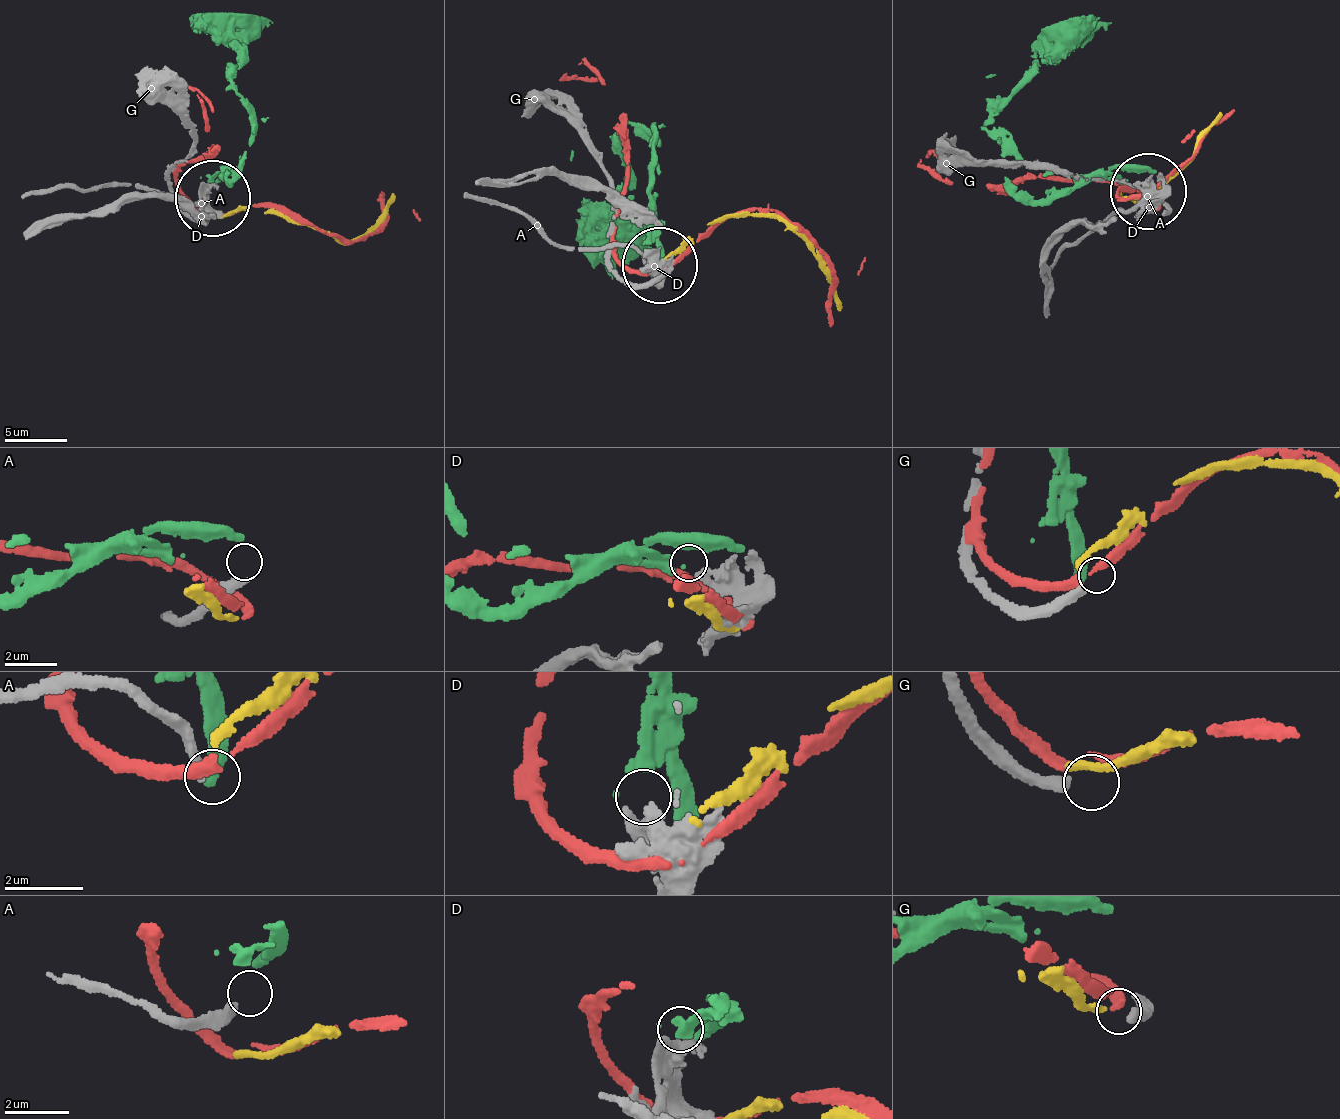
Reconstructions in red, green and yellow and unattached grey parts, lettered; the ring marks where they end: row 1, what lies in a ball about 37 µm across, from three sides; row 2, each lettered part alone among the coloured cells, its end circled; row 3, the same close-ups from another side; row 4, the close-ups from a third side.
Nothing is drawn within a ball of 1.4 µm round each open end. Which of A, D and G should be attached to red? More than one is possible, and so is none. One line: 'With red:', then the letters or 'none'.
With red: none

